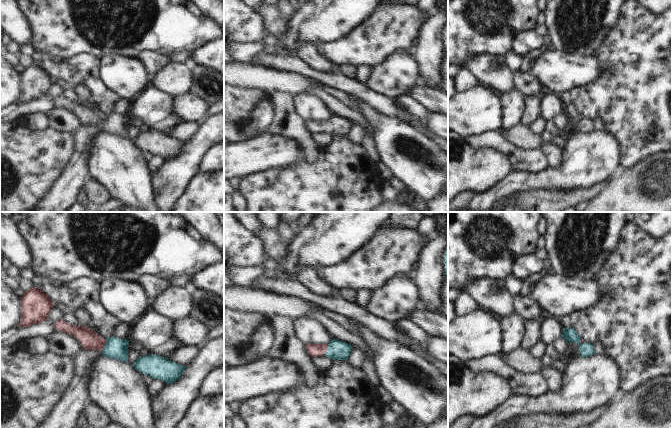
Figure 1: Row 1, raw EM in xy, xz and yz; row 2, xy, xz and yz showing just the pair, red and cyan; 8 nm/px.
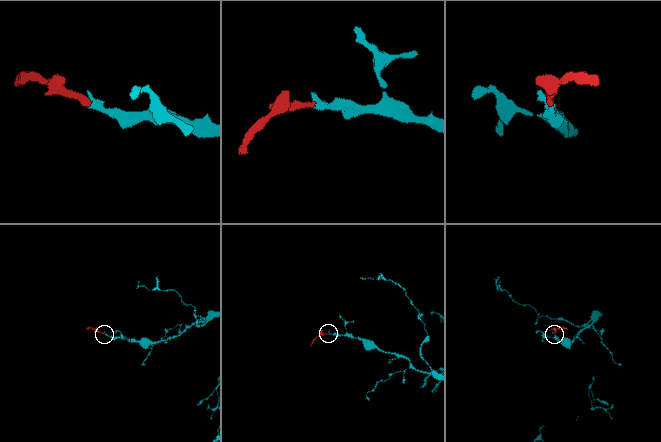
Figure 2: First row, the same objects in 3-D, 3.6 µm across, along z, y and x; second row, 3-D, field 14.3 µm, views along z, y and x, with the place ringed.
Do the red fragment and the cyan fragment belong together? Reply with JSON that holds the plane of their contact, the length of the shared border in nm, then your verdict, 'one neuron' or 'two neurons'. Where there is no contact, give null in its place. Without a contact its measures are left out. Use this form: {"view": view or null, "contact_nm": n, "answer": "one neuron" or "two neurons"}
{"view": "xz", "contact_nm": 100, "answer": "one neuron"}

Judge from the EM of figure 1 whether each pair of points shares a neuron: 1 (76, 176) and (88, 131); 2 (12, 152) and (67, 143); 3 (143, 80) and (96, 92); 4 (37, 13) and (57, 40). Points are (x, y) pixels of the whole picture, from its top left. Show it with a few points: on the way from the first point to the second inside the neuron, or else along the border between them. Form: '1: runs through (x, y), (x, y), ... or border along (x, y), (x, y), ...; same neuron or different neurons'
1: runs through (80, 165), (85, 142); same neuron
2: runs through (26, 152), (53, 151); same neuron
3: border along (101, 66), (103, 81), (121, 96); different neurons
4: runs through (44, 20), (57, 33); same neuron

